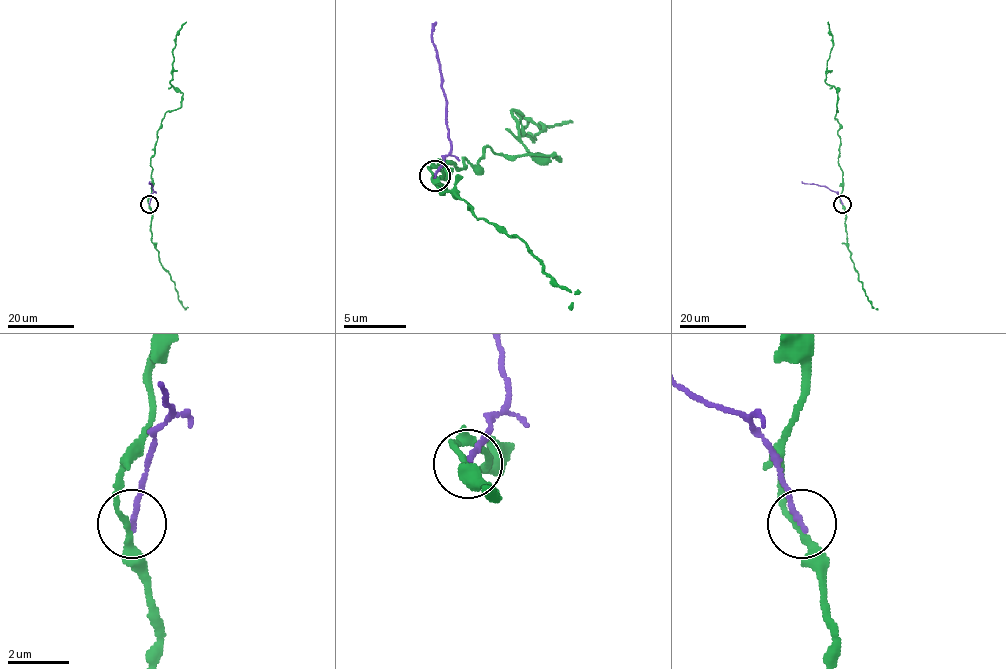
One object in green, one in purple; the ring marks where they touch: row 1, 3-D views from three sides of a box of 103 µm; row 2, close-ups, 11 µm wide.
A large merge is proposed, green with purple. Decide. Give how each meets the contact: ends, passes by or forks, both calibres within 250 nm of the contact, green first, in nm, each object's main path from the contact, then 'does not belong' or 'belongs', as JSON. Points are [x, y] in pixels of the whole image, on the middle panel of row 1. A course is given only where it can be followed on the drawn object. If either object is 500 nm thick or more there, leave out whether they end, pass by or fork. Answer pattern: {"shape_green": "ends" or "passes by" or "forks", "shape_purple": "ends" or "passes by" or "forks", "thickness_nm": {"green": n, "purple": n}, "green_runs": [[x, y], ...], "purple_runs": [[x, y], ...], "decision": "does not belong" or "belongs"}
{"shape_green": "passes by", "shape_purple": "ends", "thickness_nm": {"green": 190, "purple": 180}, "green_runs": [[432, 175], [489, 147], [558, 159], [520, 140], [514, 112], [533, 140], [574, 121]], "purple_runs": [[435, 175], [451, 153], [448, 109], [432, 27], [435, 21]], "decision": "does not belong"}

